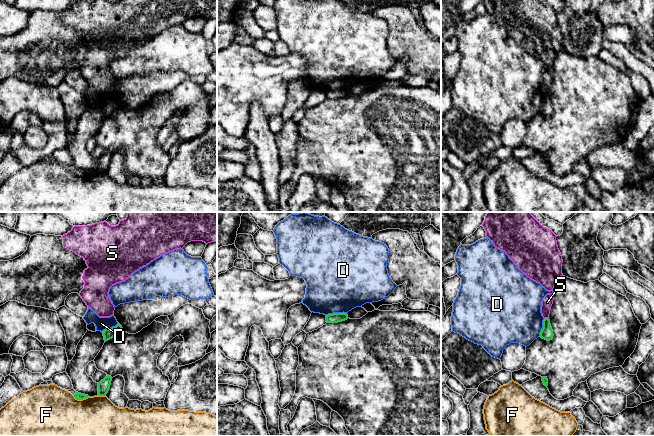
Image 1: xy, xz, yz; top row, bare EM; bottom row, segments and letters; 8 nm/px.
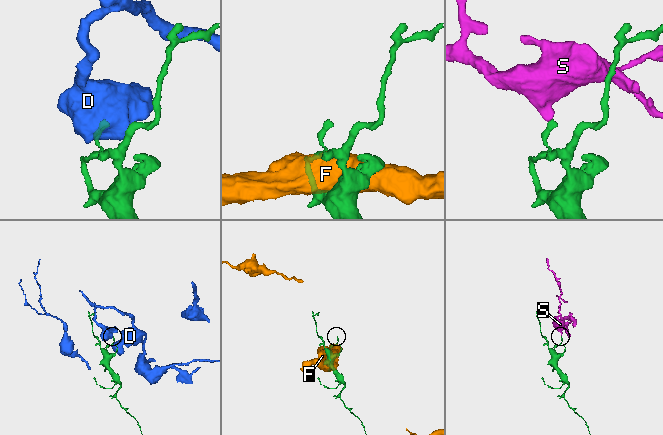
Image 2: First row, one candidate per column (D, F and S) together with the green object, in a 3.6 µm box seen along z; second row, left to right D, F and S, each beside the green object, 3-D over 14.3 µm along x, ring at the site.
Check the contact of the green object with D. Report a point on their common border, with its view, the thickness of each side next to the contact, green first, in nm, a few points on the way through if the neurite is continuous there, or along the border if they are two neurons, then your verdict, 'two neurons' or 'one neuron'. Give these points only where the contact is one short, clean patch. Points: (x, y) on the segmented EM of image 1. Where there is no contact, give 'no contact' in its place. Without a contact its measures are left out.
contact xz (336, 313); calibres 80 and 480 nm; border xz (346, 312), (333, 312), (326, 315); two neurons

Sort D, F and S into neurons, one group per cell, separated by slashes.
D / F / S

